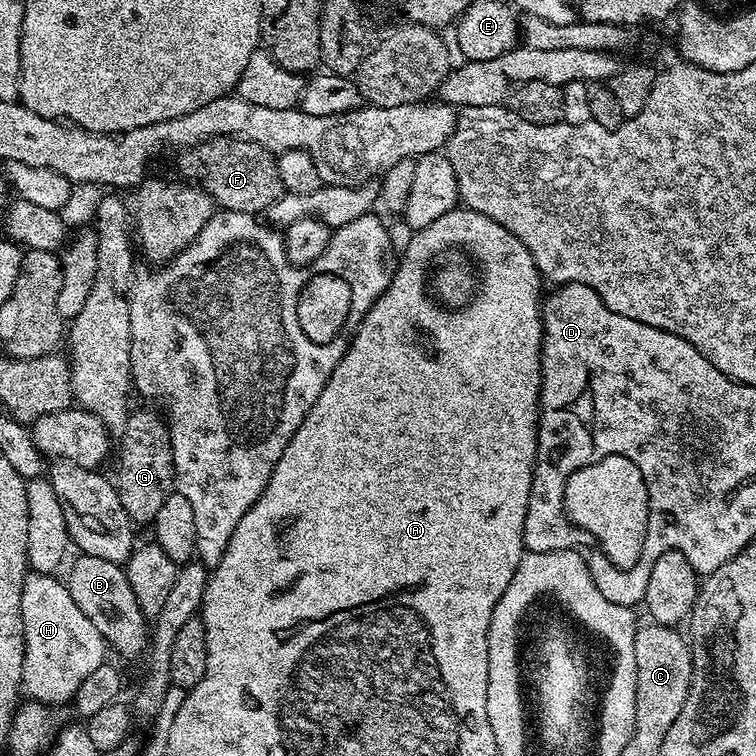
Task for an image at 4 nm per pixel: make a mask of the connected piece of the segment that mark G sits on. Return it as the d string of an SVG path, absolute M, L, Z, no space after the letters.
M129 411L124 431L119 433L120 465L116 468L116 493L133 525L151 525L158 509L176 487L176 467L165 417L159 411Z

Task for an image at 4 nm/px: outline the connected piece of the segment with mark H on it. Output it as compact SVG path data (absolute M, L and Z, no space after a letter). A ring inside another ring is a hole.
M33 571L22 586L22 626L24 627L23 691L31 699L49 706L75 701L78 686L106 662L102 634L70 598L63 579ZM29 692L29 693L28 693Z

